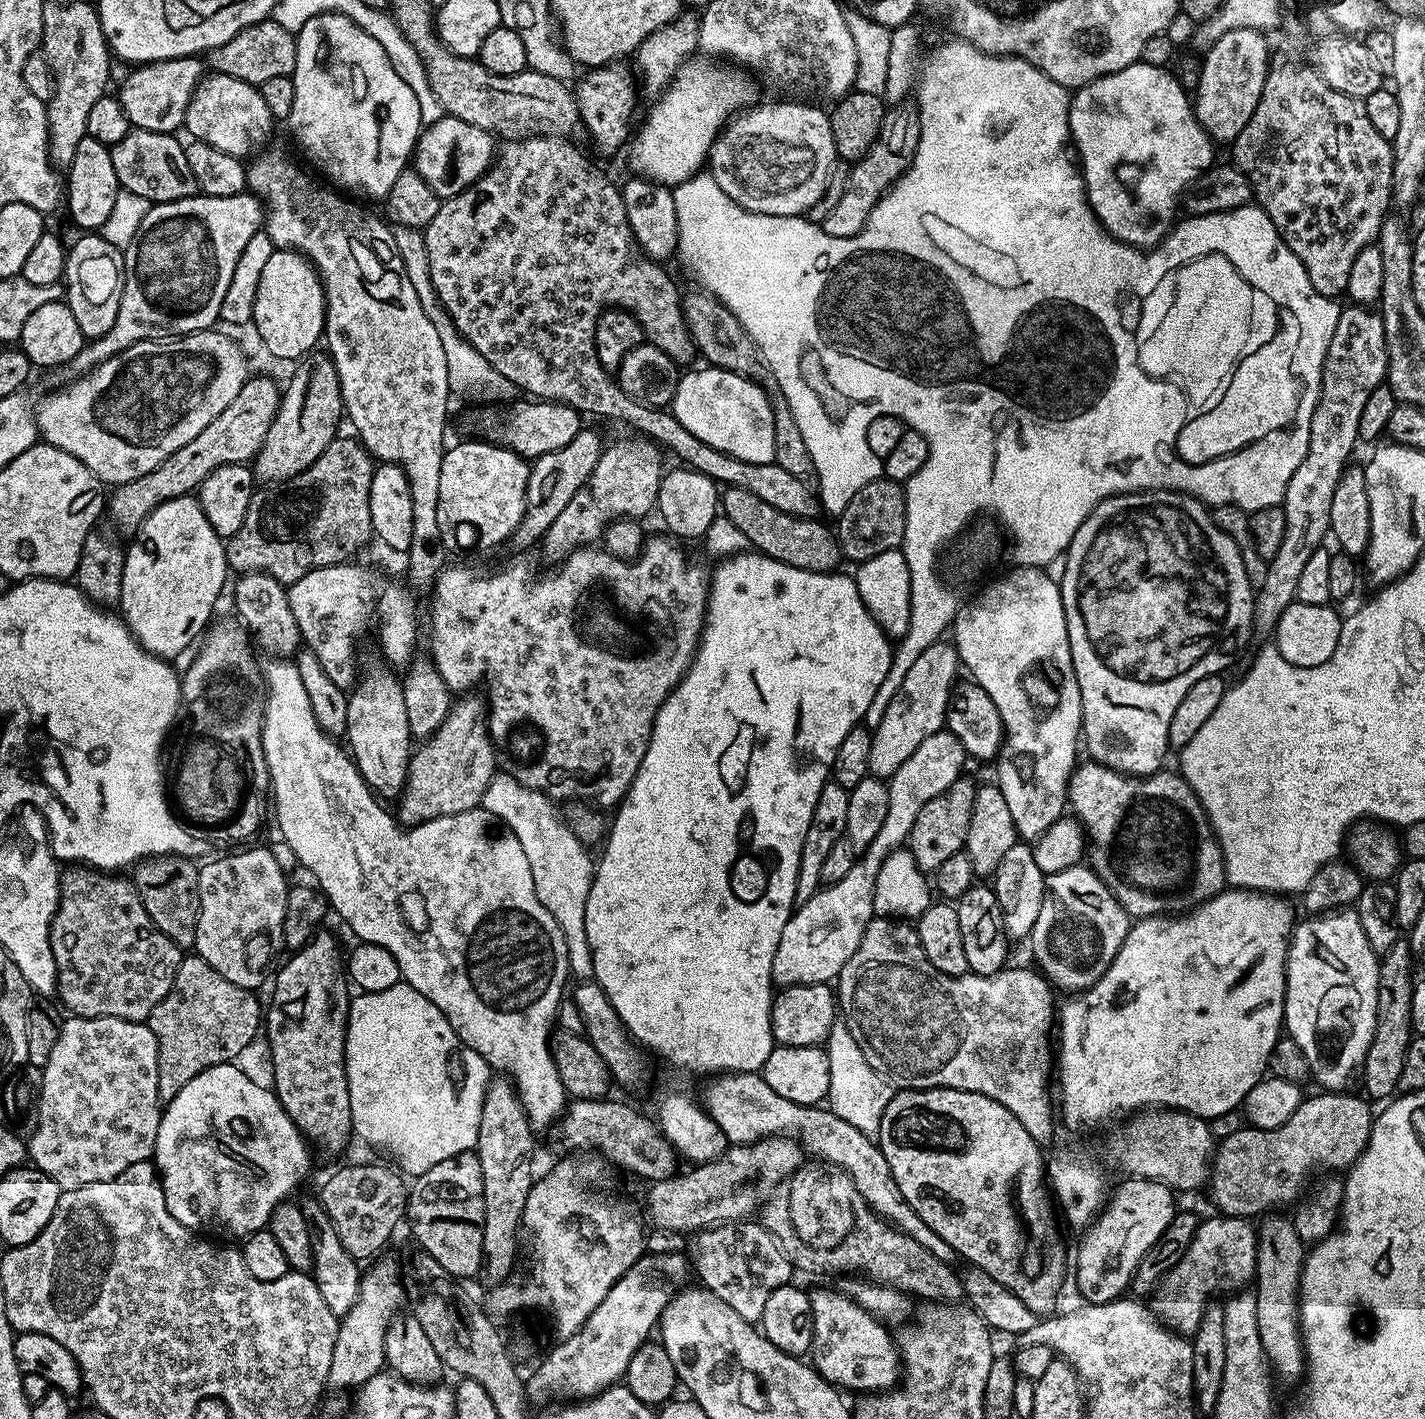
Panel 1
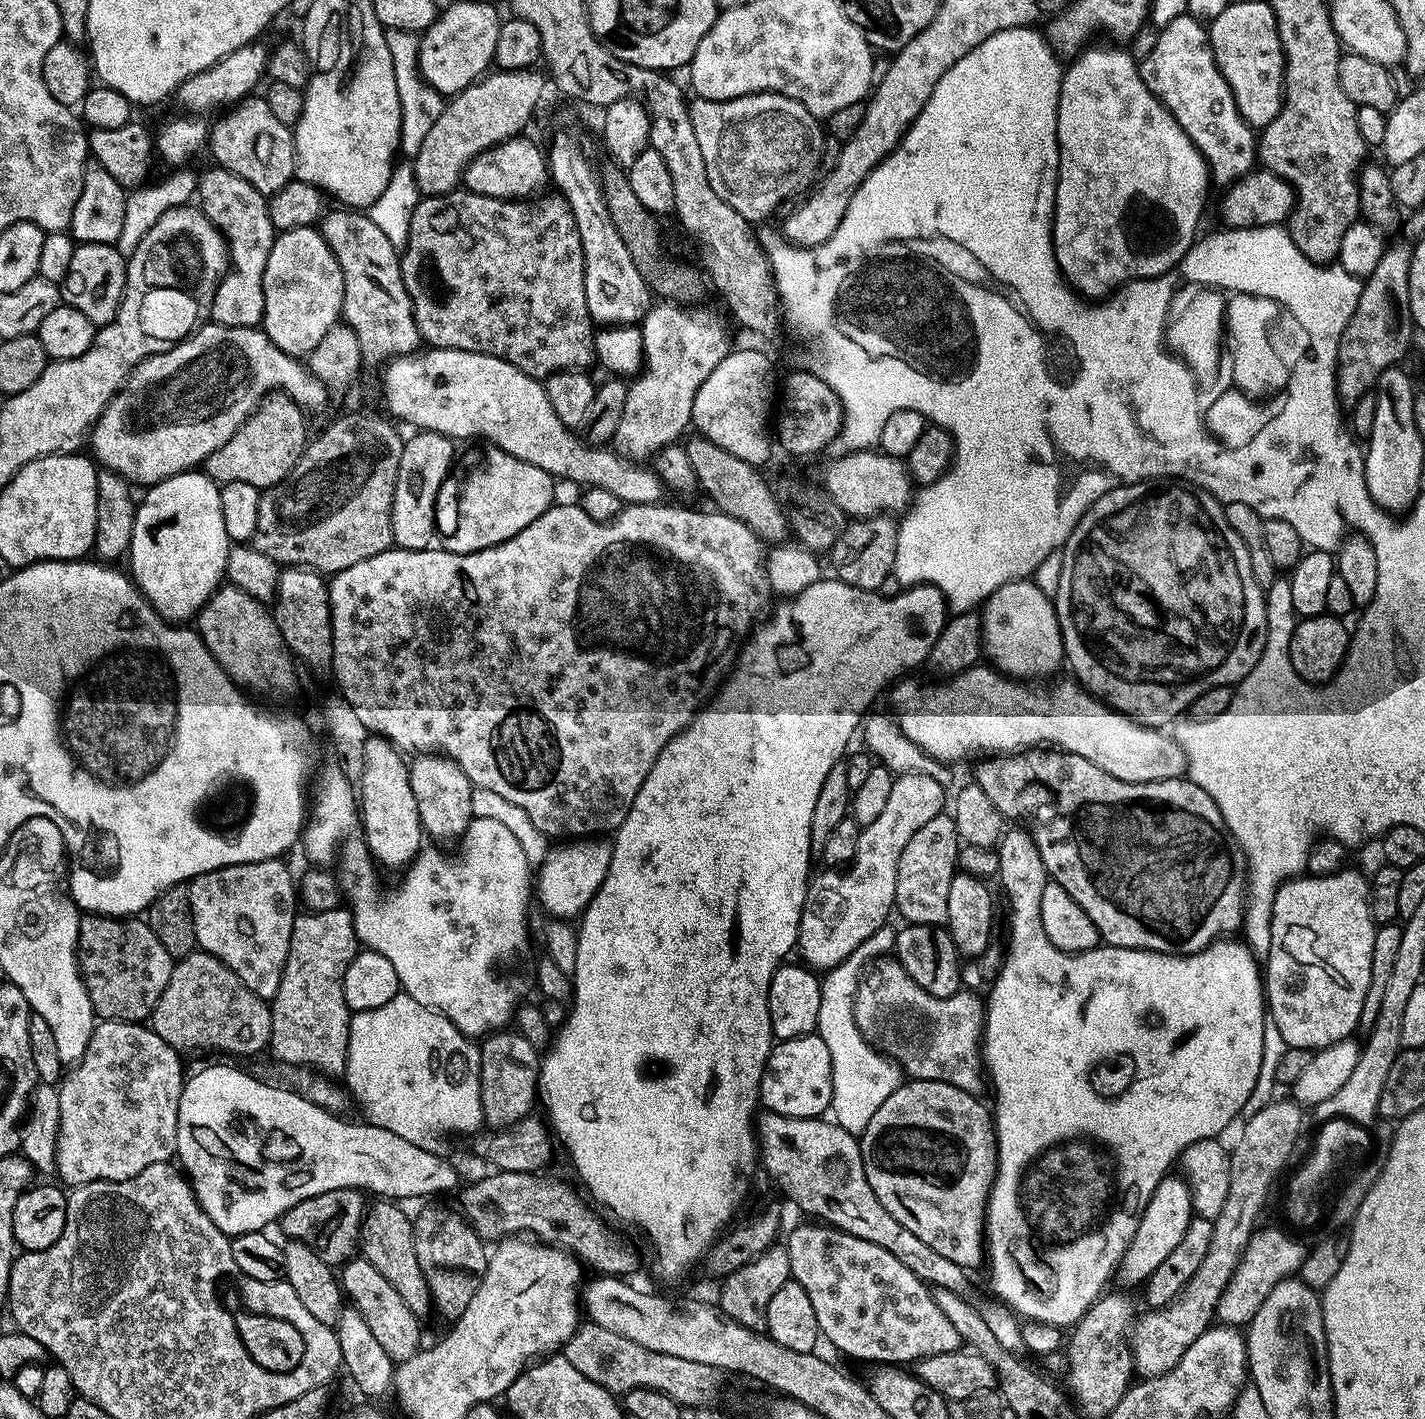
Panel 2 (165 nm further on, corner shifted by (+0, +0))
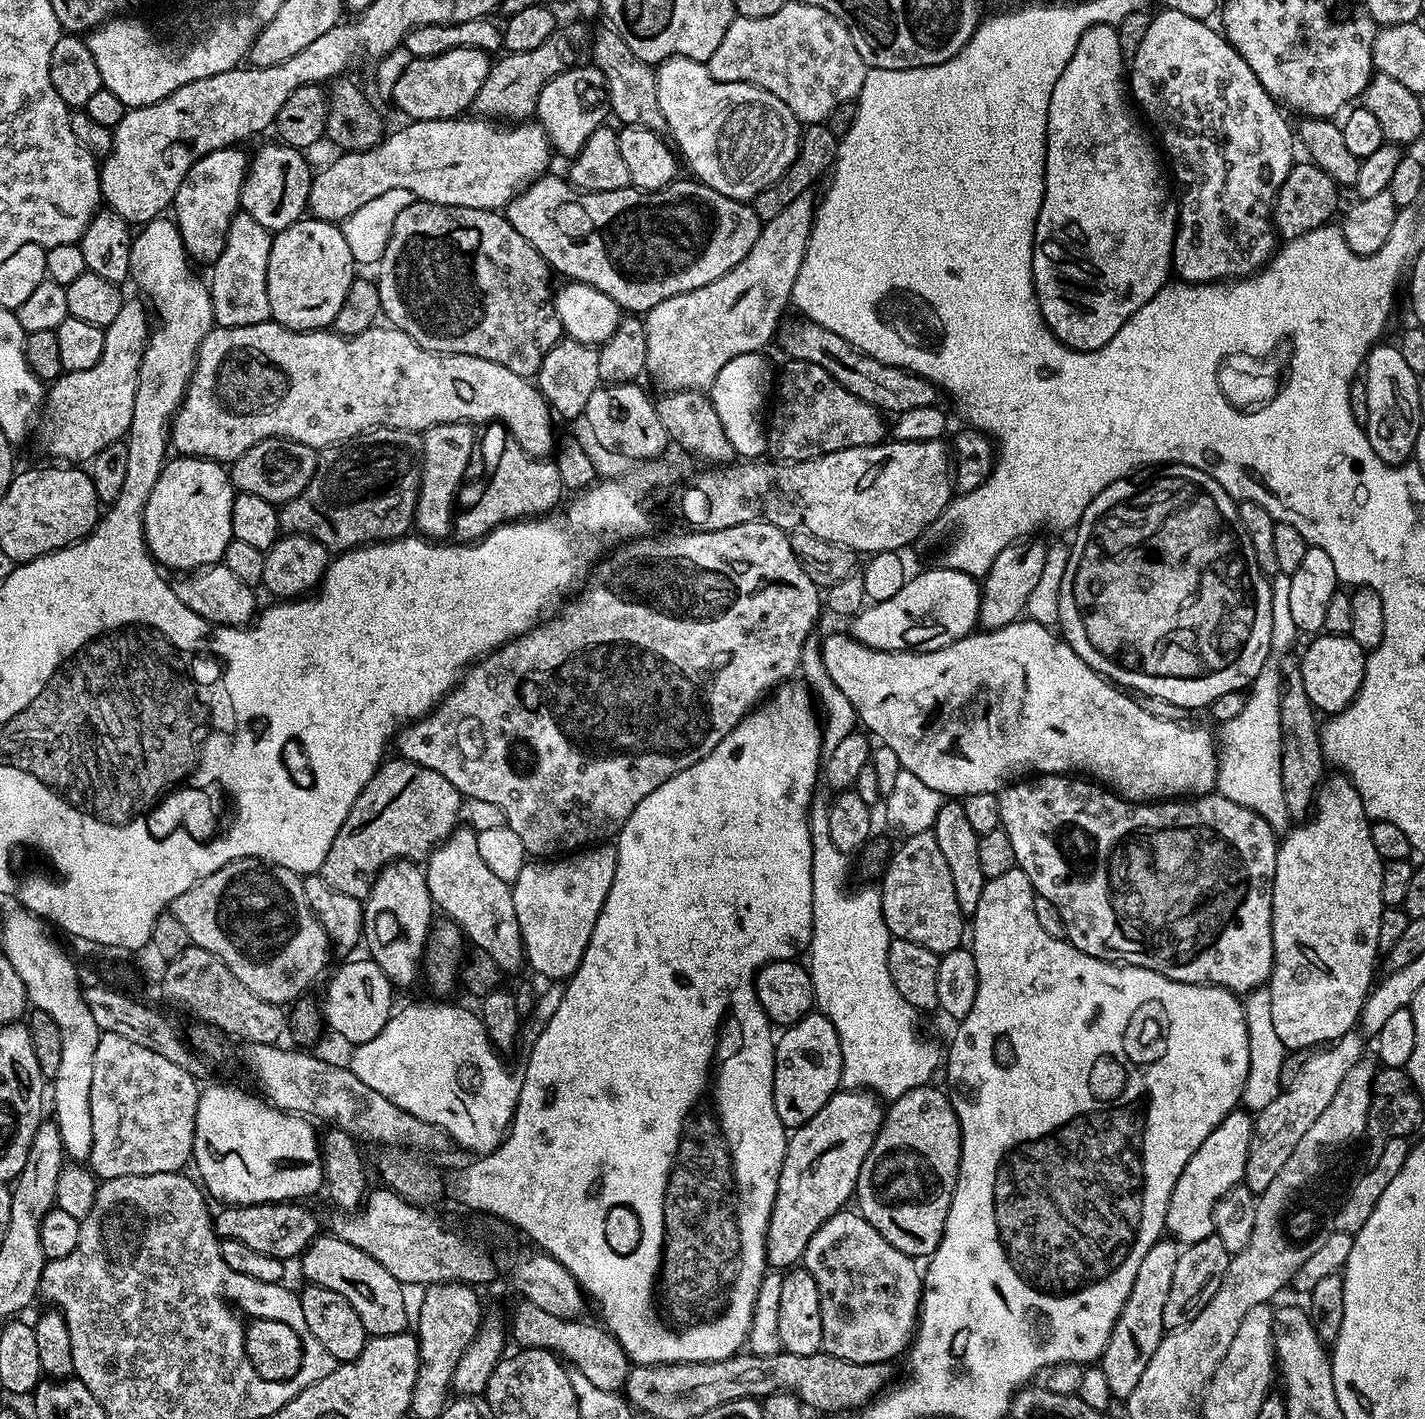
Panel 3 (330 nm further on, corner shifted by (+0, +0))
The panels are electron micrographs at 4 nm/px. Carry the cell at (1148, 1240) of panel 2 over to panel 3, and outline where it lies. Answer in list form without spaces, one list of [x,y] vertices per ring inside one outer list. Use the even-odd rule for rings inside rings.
[[[1237,1110],[1226,1114],[1226,1118],[1214,1126],[1210,1138],[1206,1138],[1206,1142],[1194,1150],[1190,1162],[1186,1162],[1186,1170],[1182,1170],[1178,1182],[1174,1182],[1170,1206],[1166,1206],[1164,1226],[1171,1239],[1187,1246],[1202,1242],[1202,1238],[1215,1233],[1214,1206],[1244,1179],[1253,1123],[1253,1117],[1247,1111]]]

